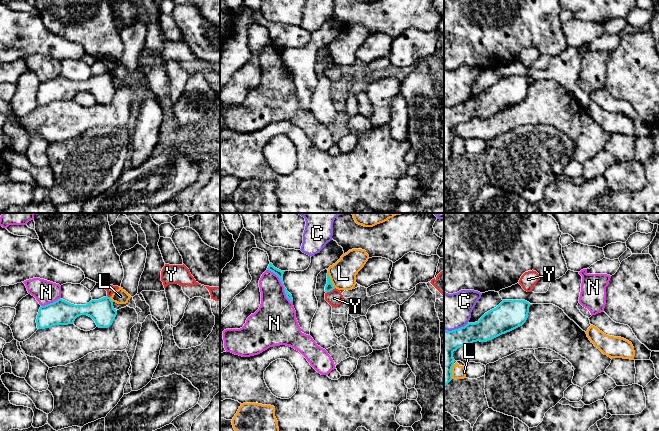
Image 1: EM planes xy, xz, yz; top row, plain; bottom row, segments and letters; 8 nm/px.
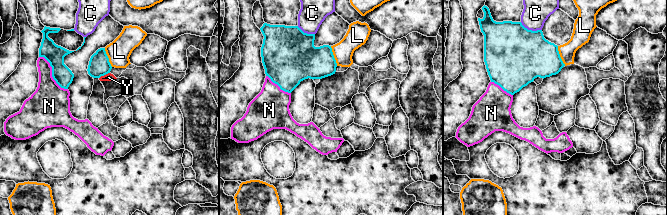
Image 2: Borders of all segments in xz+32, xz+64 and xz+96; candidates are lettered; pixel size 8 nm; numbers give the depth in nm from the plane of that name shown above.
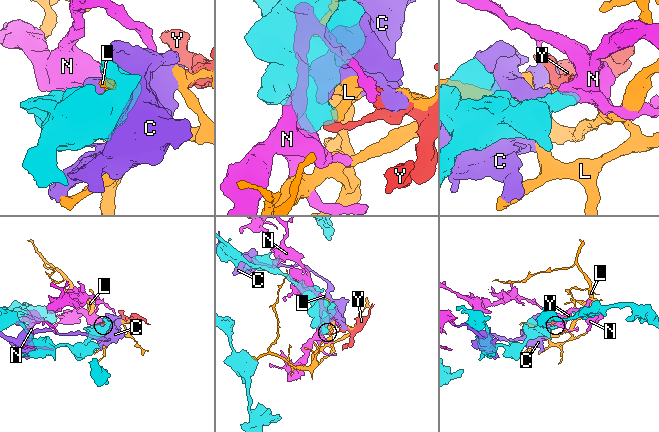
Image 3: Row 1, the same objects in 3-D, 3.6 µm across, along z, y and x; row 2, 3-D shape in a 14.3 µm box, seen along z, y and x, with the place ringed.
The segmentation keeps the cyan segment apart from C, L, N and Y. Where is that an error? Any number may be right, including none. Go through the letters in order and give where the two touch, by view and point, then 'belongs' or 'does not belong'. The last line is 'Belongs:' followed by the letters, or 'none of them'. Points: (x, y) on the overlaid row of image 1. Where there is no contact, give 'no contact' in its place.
C: yz (456, 329) | does not belong
L: xz (330, 280) | does not belong
N: xz (282, 284) | does not belong
Y: xz (330, 290) | does not belong
Belongs: none of them

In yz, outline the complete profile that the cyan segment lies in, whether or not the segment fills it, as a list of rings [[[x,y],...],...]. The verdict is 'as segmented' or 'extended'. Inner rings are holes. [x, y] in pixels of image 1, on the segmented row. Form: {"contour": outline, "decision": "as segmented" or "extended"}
{"contour": [[[503,300],[496,308],[485,313],[478,322],[468,323],[452,331],[444,329],[444,387],[452,380],[454,351],[473,342],[487,342],[522,326],[528,318],[529,307],[530,303],[525,300]]], "decision": "as segmented"}

